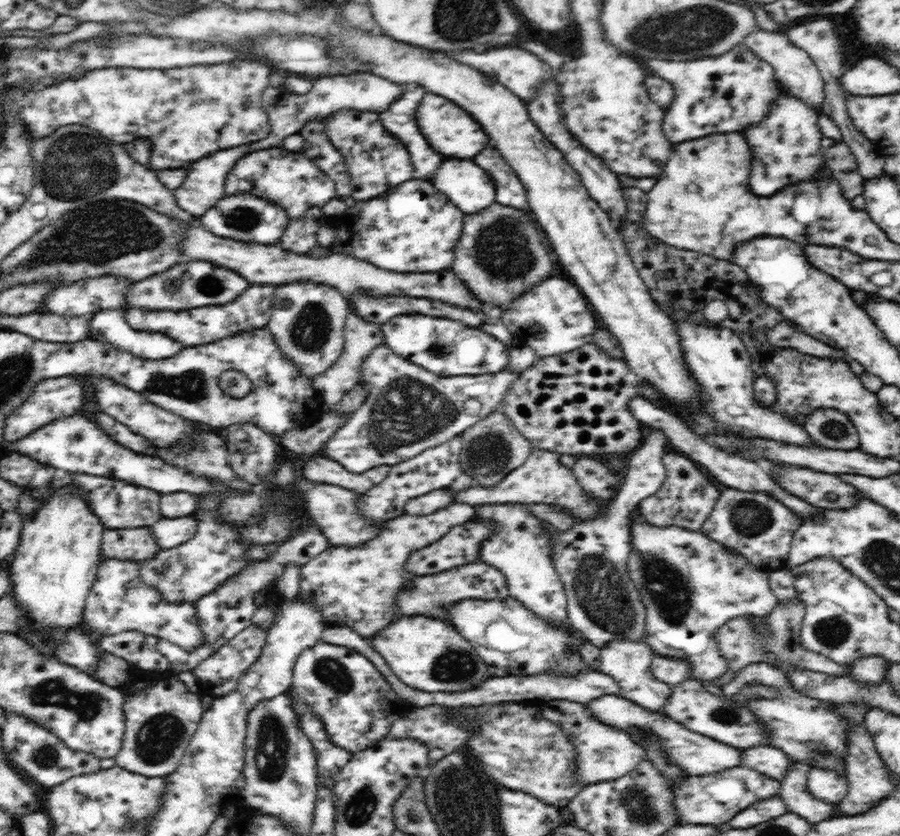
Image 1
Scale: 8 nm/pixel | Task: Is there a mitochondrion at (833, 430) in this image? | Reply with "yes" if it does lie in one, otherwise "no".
yes

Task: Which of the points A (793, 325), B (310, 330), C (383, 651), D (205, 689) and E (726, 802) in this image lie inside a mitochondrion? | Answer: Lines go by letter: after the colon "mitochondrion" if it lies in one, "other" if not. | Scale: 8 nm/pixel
A: other
B: mitochondrion
C: other
D: other
E: other

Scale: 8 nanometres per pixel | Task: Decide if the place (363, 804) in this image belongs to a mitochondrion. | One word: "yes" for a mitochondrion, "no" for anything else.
yes

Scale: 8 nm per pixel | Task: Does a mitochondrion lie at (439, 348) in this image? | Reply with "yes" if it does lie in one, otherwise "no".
yes

